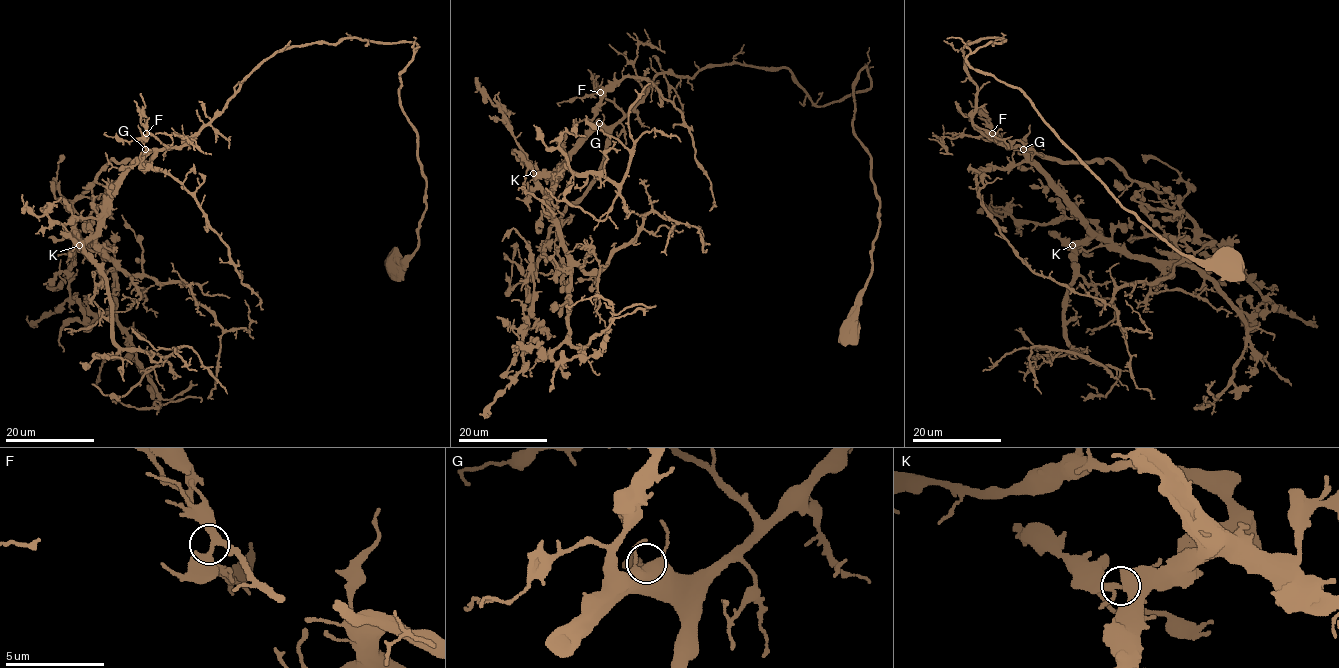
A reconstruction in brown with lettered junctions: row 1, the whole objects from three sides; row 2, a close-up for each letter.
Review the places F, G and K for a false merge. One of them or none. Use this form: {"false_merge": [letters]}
{"false_merge": []}

